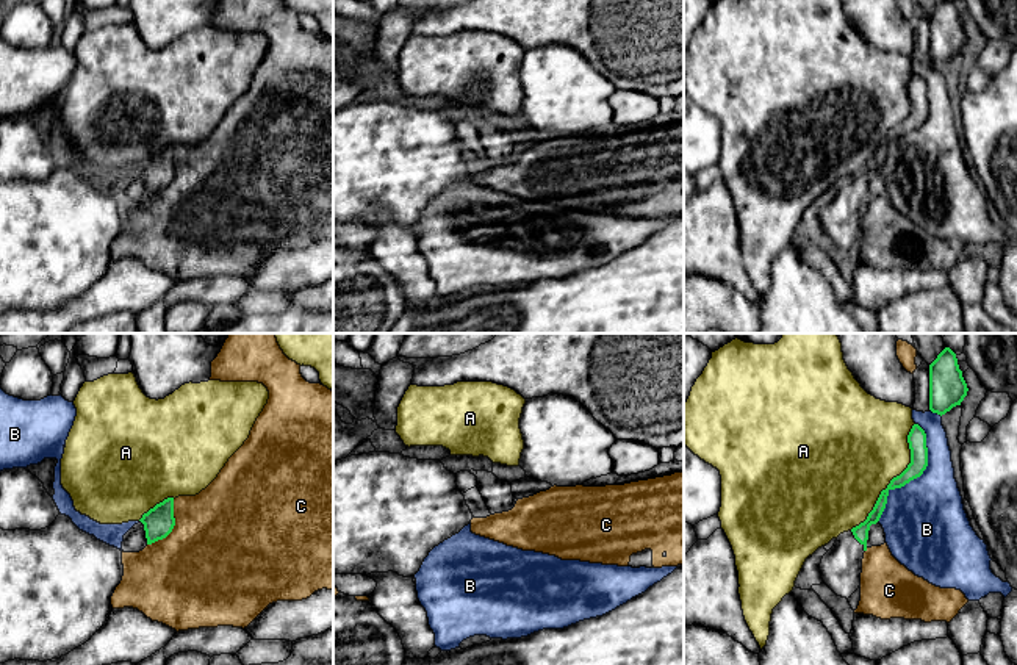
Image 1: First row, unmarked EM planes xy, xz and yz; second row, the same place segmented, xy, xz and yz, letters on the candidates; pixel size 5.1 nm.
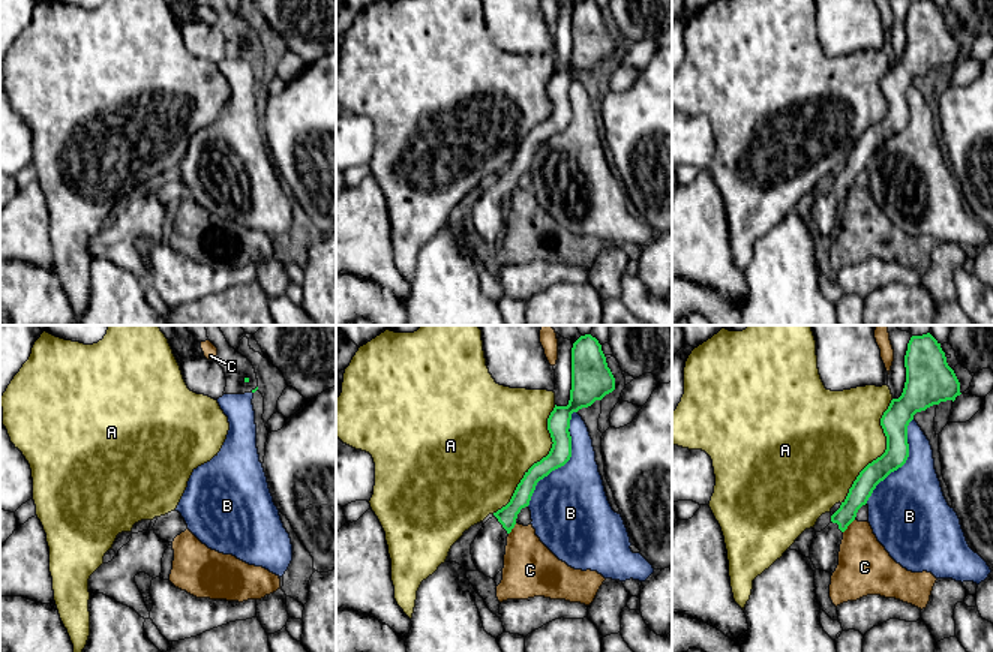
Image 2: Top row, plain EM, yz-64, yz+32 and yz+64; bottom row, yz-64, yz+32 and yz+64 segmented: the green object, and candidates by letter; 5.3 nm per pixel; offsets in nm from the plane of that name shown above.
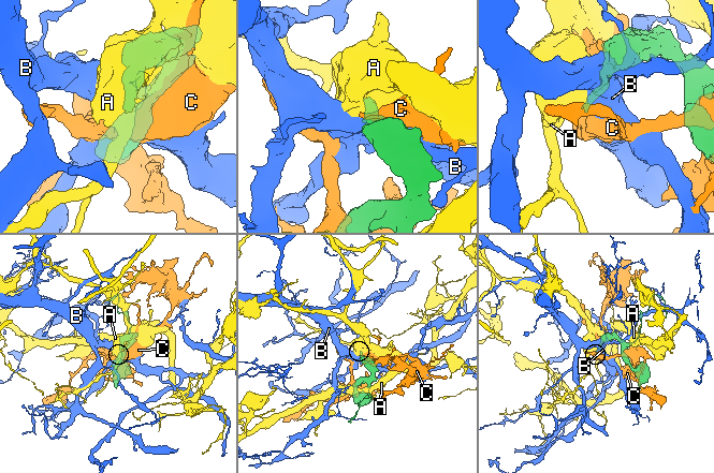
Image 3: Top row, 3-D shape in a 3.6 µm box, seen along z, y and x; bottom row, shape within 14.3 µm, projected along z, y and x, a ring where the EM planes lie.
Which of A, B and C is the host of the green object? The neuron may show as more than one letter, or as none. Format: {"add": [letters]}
{"add": []}

